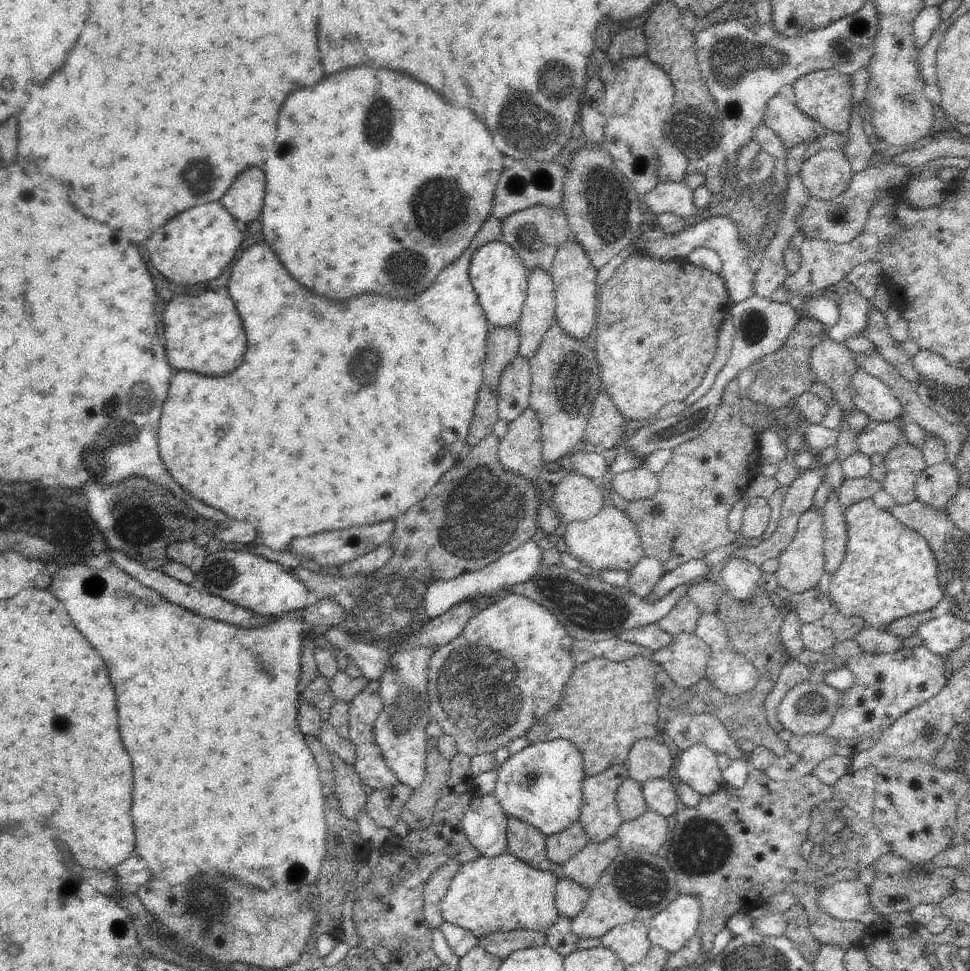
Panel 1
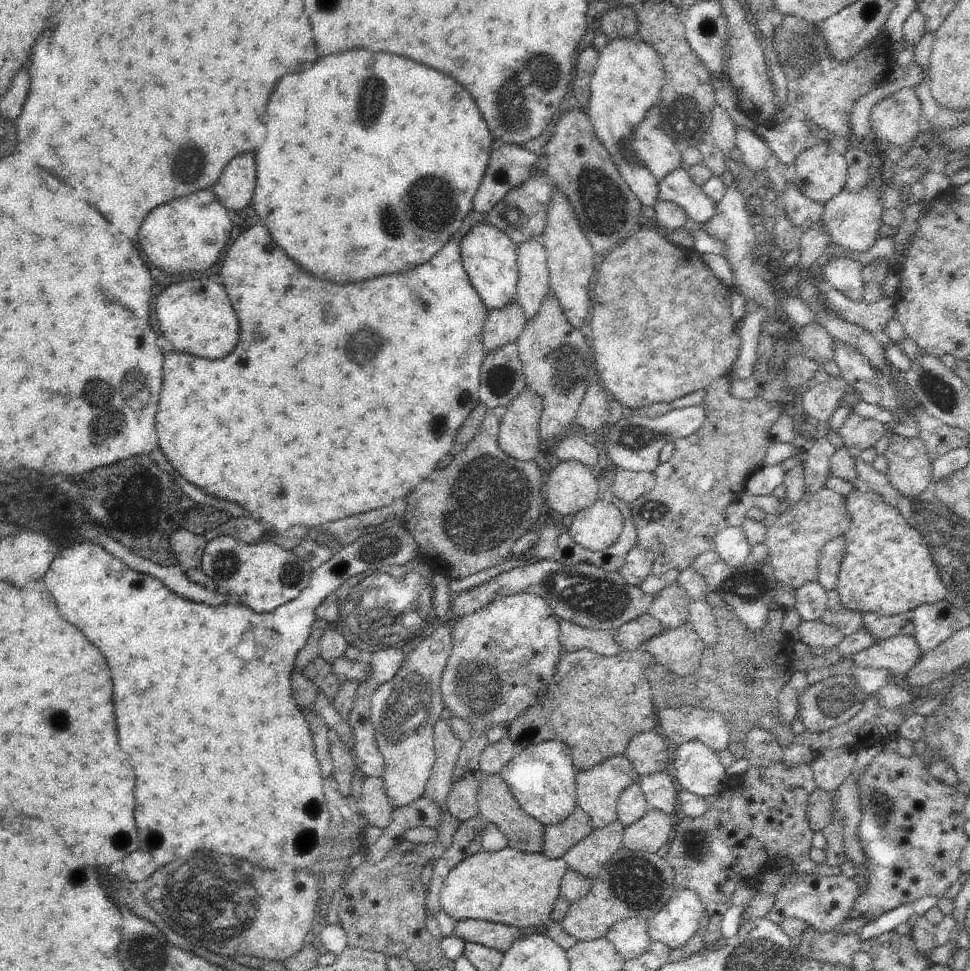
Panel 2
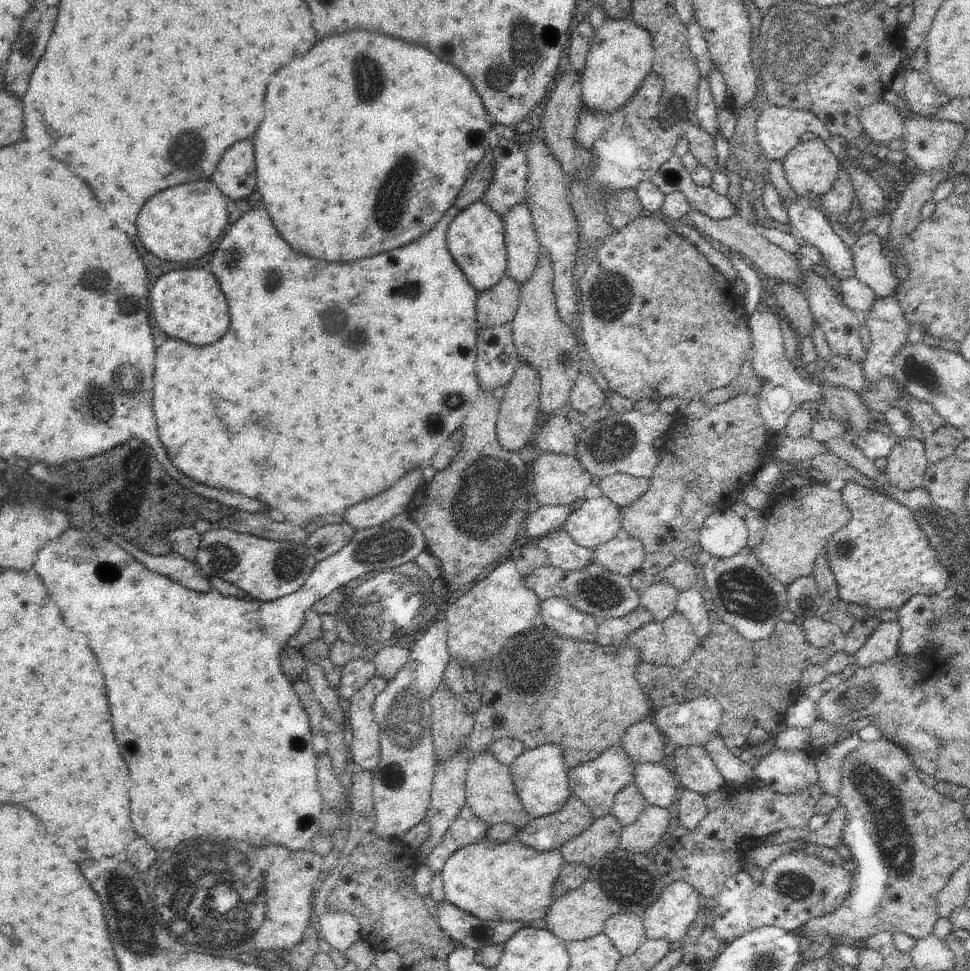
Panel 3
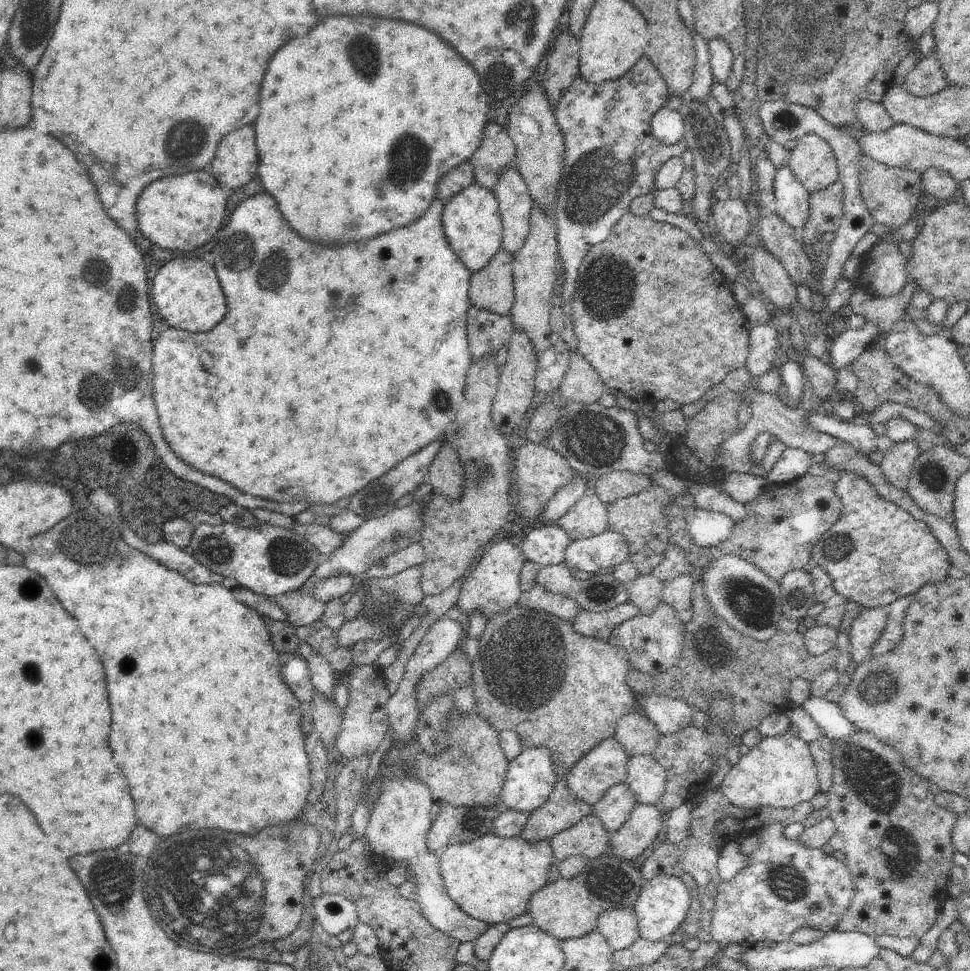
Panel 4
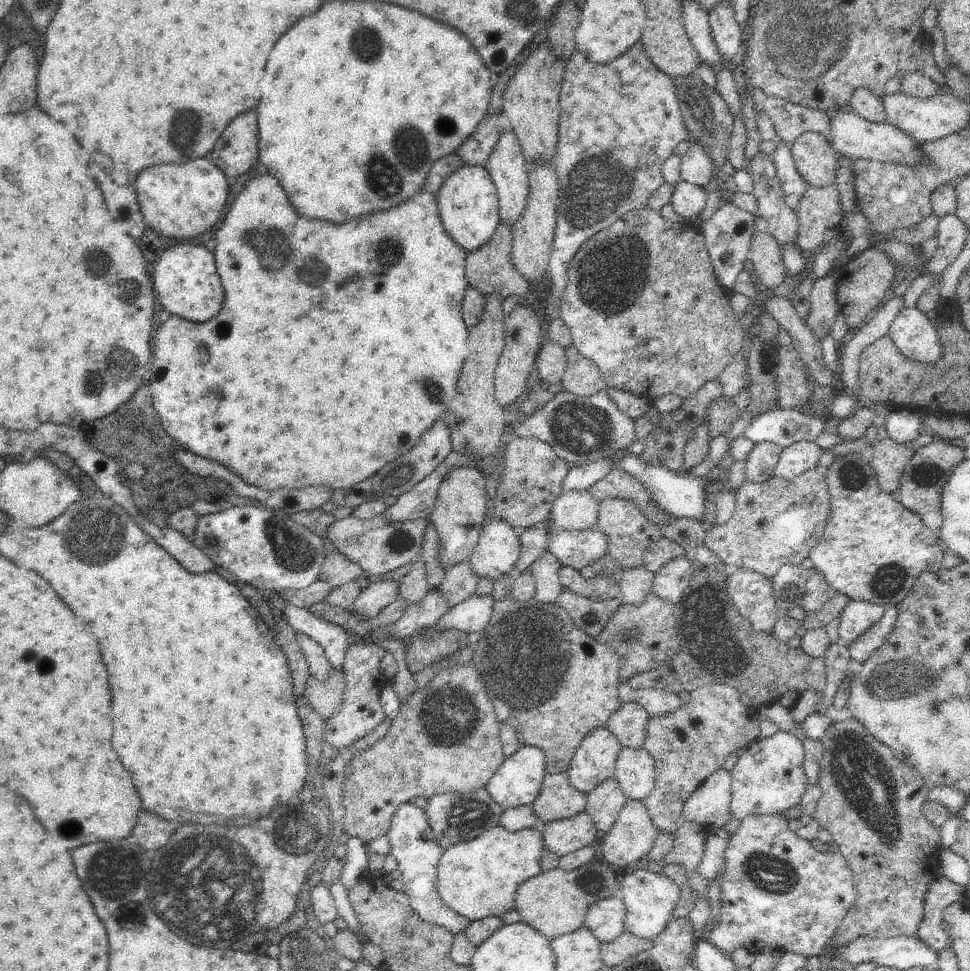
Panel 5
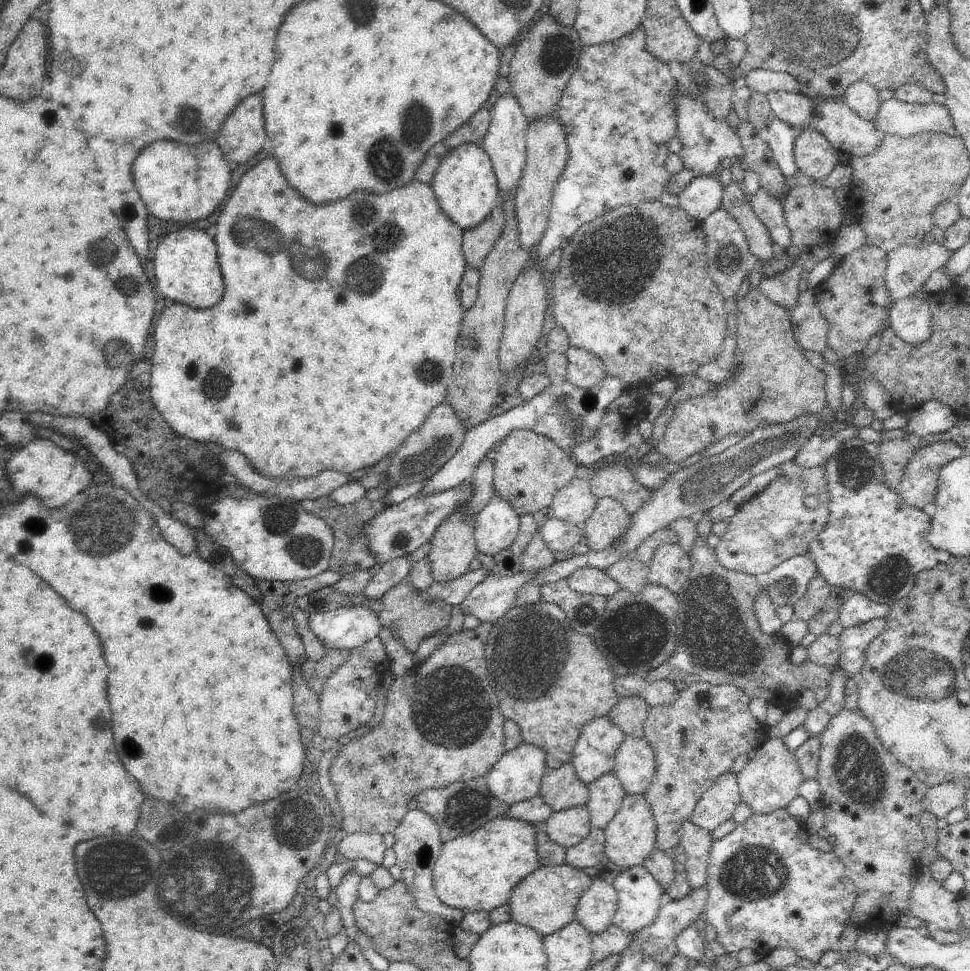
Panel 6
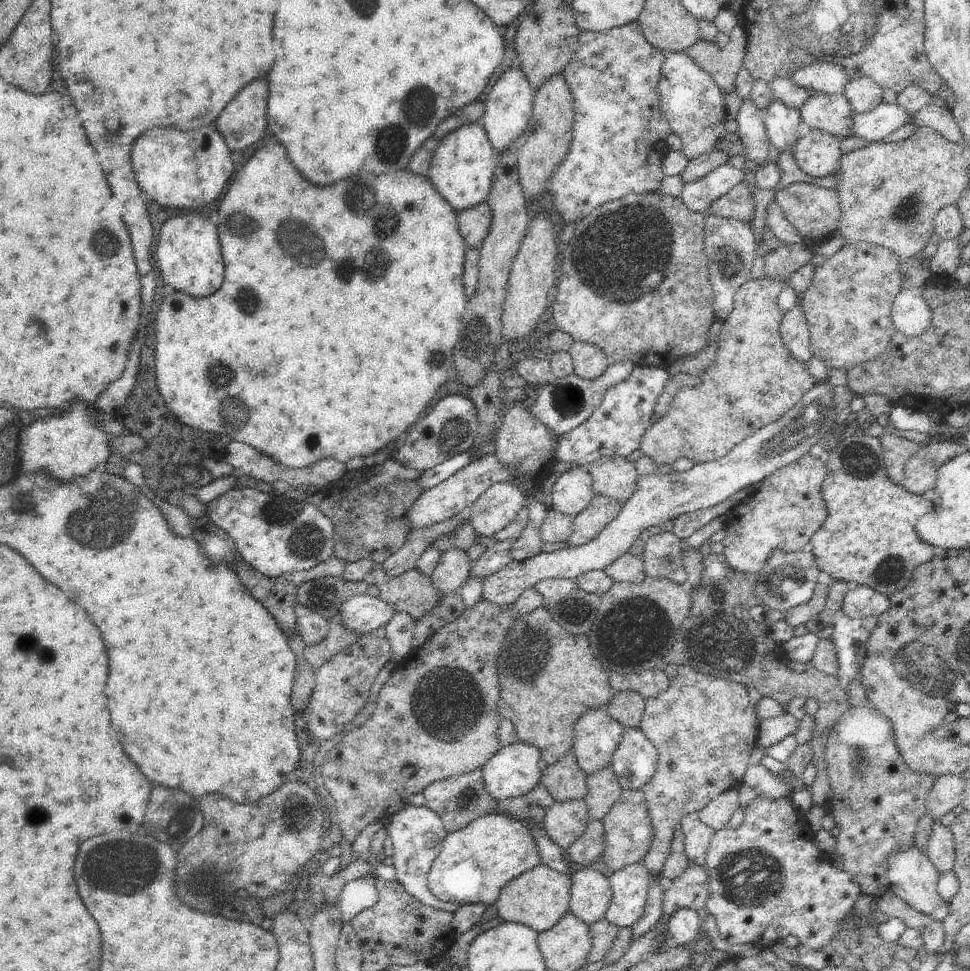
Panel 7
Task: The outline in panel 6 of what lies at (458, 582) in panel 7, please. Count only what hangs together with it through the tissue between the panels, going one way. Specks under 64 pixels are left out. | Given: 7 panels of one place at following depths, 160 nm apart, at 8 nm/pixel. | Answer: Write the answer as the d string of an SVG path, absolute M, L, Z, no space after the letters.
M468 501L462 503L455 511L452 511L447 519L442 520L441 524L436 527L436 530L431 538L431 548L428 557L431 560L431 569L433 572L433 580L435 582L448 582L457 579L459 576L466 574L468 567L472 564L472 560L476 558L475 547L475 518L476 515L468 516Z

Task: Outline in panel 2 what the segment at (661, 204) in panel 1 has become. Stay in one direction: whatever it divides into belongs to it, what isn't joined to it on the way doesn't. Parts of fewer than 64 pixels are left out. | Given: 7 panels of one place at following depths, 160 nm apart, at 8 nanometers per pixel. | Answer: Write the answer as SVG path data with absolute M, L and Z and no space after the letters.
M683 168L668 173L659 181L657 202L666 201L675 202L682 207L696 226L705 223L714 214L716 204L702 191L700 185L692 181L688 171Z

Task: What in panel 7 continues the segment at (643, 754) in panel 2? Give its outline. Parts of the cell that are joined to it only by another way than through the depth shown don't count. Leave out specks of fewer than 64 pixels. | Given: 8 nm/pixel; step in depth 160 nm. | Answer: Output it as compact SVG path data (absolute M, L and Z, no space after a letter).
M631 690L617 691L603 709L626 729L638 729L645 709L645 698Z

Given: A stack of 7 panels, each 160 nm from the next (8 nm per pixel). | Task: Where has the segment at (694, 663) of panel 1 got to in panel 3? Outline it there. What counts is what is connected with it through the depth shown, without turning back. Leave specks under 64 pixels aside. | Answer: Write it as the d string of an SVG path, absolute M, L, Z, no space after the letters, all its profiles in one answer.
M672 612L666 620L662 622L648 622L646 626L634 630L628 640L627 645L635 647L640 652L640 660L655 666L682 666L694 654L696 646L700 644L700 639L696 637L692 626L680 612Z

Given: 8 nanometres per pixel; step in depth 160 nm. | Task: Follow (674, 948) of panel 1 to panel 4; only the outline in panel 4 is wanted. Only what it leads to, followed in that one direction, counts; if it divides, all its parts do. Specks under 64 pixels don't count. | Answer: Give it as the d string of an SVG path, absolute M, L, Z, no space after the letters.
M659 875L644 886L635 906L639 935L648 941L669 940L687 918L691 908L691 892L680 877Z

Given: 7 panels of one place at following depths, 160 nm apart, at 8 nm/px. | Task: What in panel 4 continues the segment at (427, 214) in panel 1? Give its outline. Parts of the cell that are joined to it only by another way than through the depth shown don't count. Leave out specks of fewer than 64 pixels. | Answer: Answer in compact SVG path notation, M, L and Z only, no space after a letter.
M330 16L322 20L302 40L292 40L290 44L280 48L278 54L272 58L266 78L262 82L260 102L262 102L260 114L254 122L256 146L258 146L258 158L260 158L257 176L262 176L260 183L264 186L265 192L276 198L278 208L290 228L298 230L300 236L306 238L308 242L326 247L344 247L349 243L364 243L390 230L410 226L412 222L422 218L422 214L428 210L430 204L438 199L436 198L436 184L440 182L440 178L448 174L452 168L460 166L462 162L470 161L472 154L480 146L484 138L484 128L489 122L490 110L486 92L482 90L480 80L476 72L472 70L472 66L466 64L466 60L460 58L458 52L452 50L448 44L444 44L436 34L424 28L418 28L414 24L368 18L368 16L358 16L358 18Z

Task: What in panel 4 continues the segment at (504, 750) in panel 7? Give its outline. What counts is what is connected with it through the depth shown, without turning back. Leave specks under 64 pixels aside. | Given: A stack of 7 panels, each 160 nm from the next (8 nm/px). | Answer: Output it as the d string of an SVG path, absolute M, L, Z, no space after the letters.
M543 747L524 748L514 761L509 762L507 778L501 791L500 805L505 809L532 814L548 802L559 780L550 751Z

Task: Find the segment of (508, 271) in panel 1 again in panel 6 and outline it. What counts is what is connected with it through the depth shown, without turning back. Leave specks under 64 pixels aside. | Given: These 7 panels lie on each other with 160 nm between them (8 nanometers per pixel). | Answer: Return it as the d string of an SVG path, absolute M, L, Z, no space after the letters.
M464 143L449 150L434 175L431 187L442 210L463 232L480 226L500 202L497 176L490 157L474 143Z

